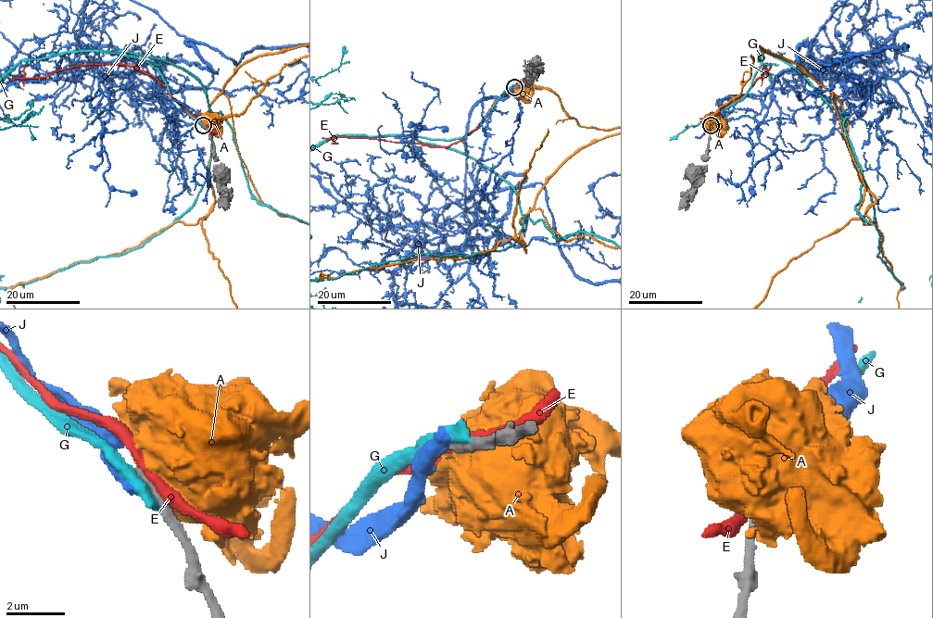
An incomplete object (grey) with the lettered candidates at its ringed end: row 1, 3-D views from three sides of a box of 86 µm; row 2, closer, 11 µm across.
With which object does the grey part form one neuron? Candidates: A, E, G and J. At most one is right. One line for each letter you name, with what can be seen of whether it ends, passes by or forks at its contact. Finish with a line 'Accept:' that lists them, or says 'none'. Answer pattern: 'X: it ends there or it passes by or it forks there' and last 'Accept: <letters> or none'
Accept: none

